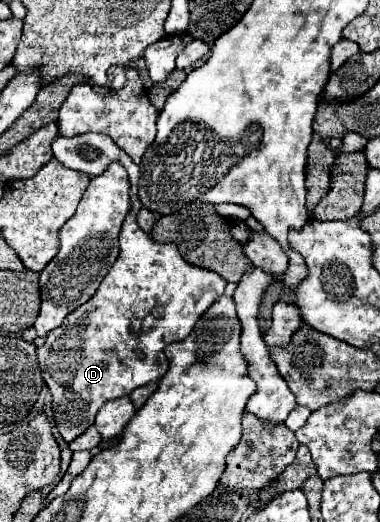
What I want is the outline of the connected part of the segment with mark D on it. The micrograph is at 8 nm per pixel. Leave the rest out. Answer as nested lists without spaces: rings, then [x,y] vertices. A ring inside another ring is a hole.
[[[84,133],[78,137],[70,137],[70,139],[58,135],[52,143],[52,151],[54,151],[54,157],[62,165],[66,165],[74,171],[88,173],[90,177],[104,173],[110,163],[118,161],[128,171],[130,185],[132,185],[132,203],[134,203],[130,207],[130,213],[120,231],[118,259],[114,261],[108,275],[102,279],[98,291],[84,305],[80,305],[74,313],[70,313],[60,327],[50,331],[46,335],[46,343],[36,349],[44,383],[48,385],[48,389],[52,393],[52,411],[54,411],[56,427],[58,427],[60,435],[64,437],[64,441],[70,443],[72,439],[76,439],[80,433],[84,433],[94,423],[94,417],[104,403],[130,395],[136,387],[158,381],[168,371],[166,359],[152,359],[150,355],[164,355],[162,349],[168,343],[186,339],[190,335],[192,327],[196,325],[196,321],[202,317],[202,313],[224,295],[226,281],[210,269],[188,265],[182,259],[182,255],[174,243],[158,243],[156,239],[152,239],[150,233],[144,233],[138,227],[136,217],[142,209],[142,203],[138,199],[140,171],[138,171],[138,165],[110,137],[106,137],[102,133]]]

